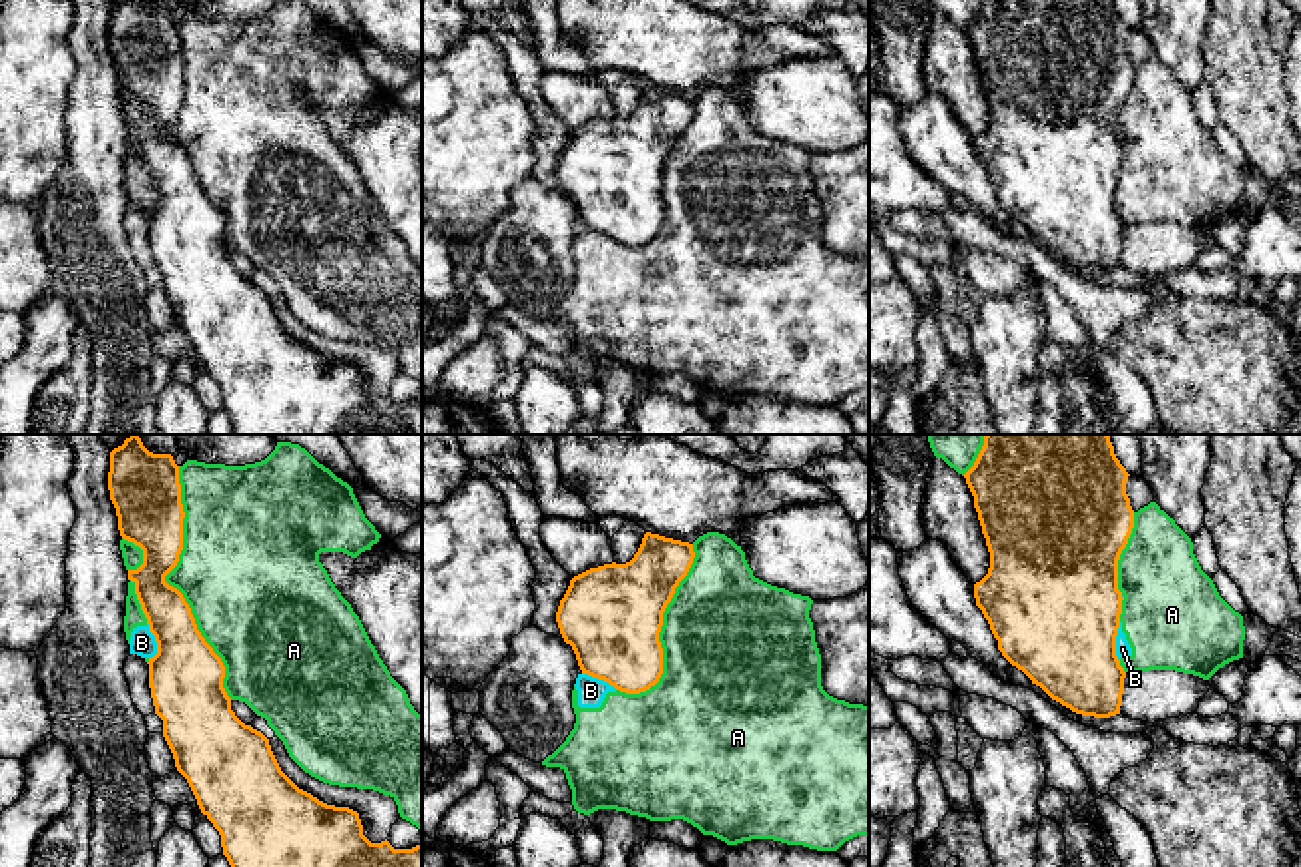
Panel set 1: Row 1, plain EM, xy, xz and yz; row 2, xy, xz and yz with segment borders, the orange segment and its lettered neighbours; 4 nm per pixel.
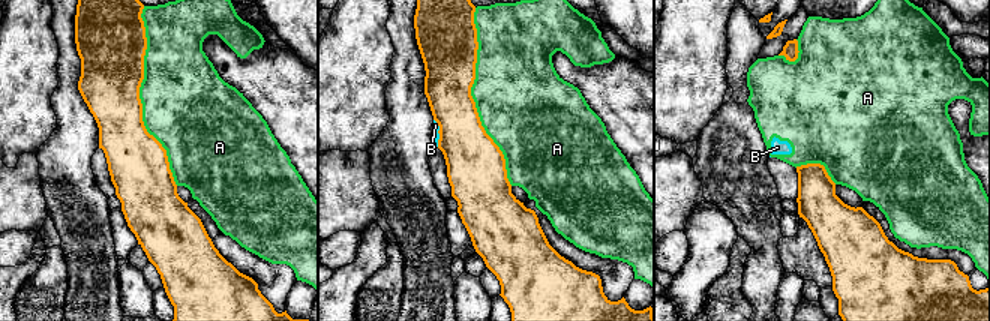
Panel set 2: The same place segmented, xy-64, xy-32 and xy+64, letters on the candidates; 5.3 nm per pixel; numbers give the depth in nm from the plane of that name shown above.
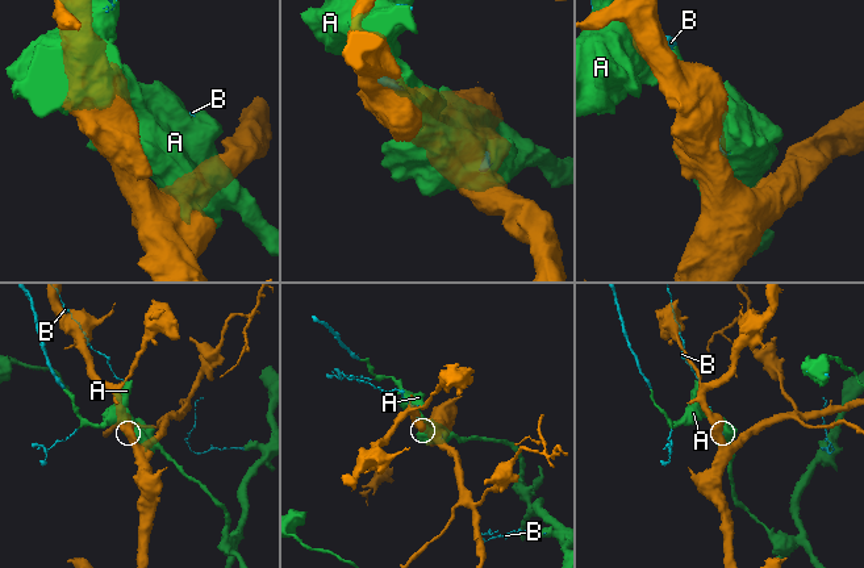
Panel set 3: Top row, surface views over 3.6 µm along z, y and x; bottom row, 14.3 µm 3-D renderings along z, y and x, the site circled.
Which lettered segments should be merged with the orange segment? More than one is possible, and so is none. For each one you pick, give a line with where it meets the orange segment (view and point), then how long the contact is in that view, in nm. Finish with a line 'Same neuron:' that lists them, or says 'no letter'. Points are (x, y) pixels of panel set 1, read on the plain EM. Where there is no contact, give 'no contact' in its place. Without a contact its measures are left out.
Same neuron: no letter

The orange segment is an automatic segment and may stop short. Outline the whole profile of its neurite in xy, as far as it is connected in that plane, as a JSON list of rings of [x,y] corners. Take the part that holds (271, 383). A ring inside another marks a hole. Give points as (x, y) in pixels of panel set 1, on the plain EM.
[[[145,0],[114,2],[108,44],[120,90],[143,104],[143,118],[128,124],[128,134],[135,138],[157,195],[157,207],[147,215],[155,267],[163,273],[177,325],[221,389],[233,434],[422,434],[422,397],[412,403],[394,403],[387,393],[371,397],[357,365],[327,359],[299,343],[281,325],[269,293],[231,263],[221,211],[197,183],[183,147],[165,136],[183,104],[185,66],[173,10],[153,8]]]

